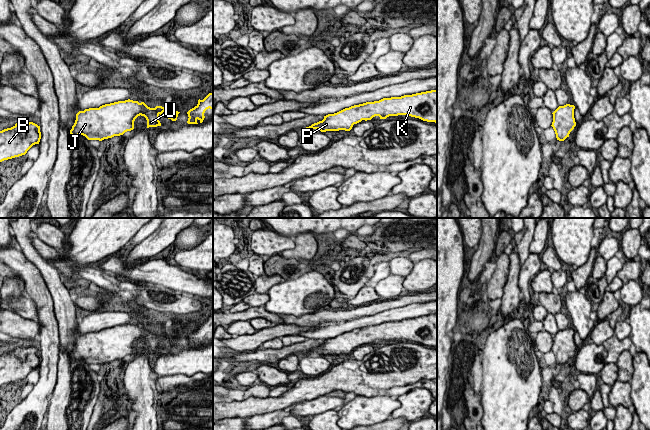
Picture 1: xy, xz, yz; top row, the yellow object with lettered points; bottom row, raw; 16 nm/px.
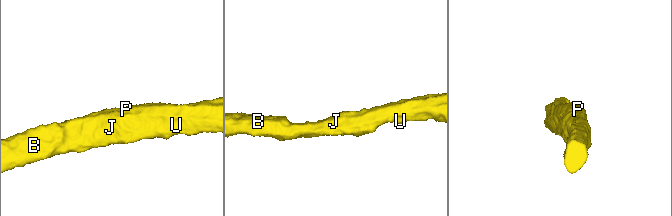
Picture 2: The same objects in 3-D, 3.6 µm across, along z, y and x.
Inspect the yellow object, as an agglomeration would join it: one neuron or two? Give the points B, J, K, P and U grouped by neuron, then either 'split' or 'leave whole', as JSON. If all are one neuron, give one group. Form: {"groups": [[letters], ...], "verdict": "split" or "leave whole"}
{"groups": [["B", "J", "K", "P", "U"]], "verdict": "leave whole"}

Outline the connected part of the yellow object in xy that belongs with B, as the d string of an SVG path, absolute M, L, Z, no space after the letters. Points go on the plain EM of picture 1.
M33 346L16 347L0 355L0 386L25 379L40 363L40 350Z

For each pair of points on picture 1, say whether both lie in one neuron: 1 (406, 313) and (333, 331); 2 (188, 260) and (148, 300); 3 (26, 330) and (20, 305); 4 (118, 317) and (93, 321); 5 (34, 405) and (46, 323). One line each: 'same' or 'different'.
1: same
2: different
3: same
4: same
5: same

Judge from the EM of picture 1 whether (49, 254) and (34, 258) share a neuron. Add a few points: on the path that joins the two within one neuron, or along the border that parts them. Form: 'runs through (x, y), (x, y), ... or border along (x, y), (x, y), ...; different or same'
border along (32, 233), (32, 245), (52, 264); different

